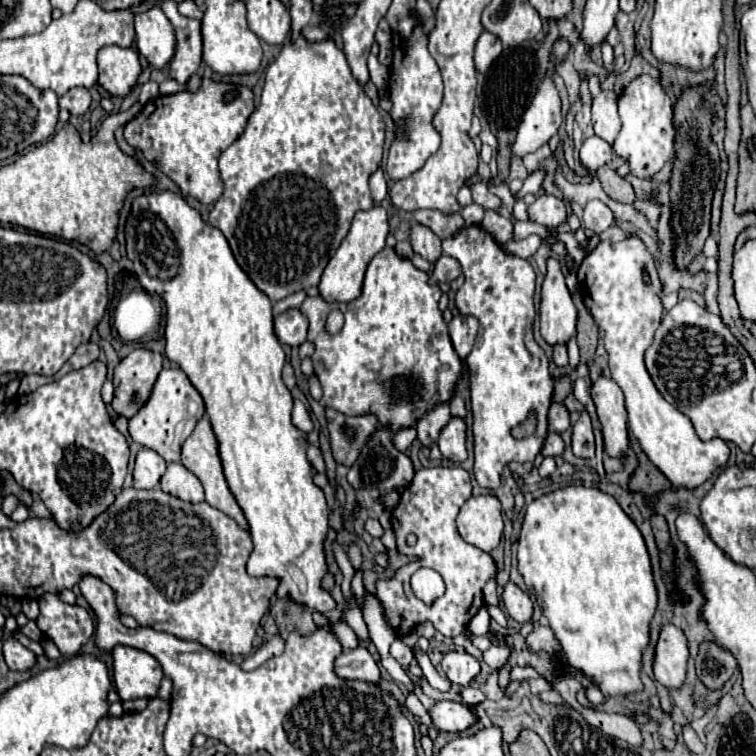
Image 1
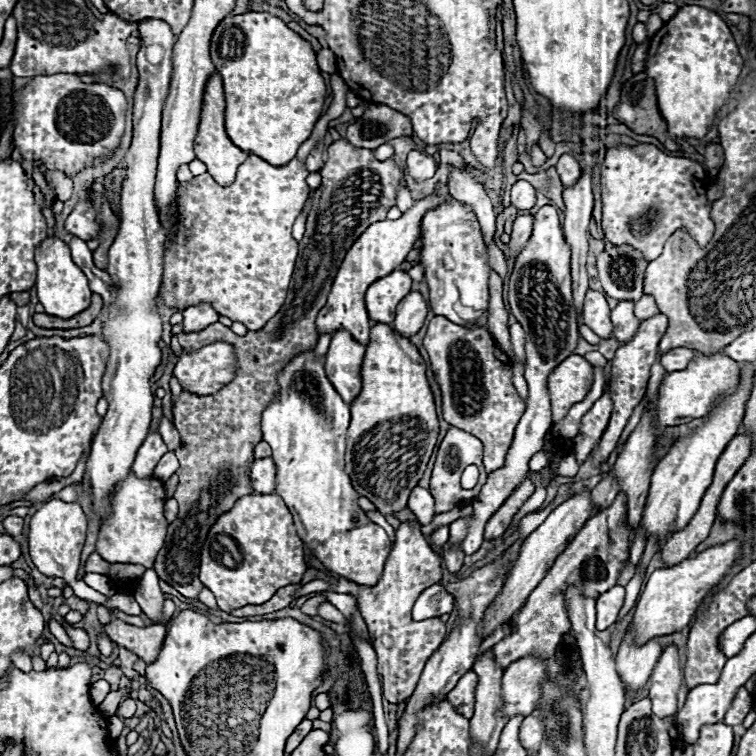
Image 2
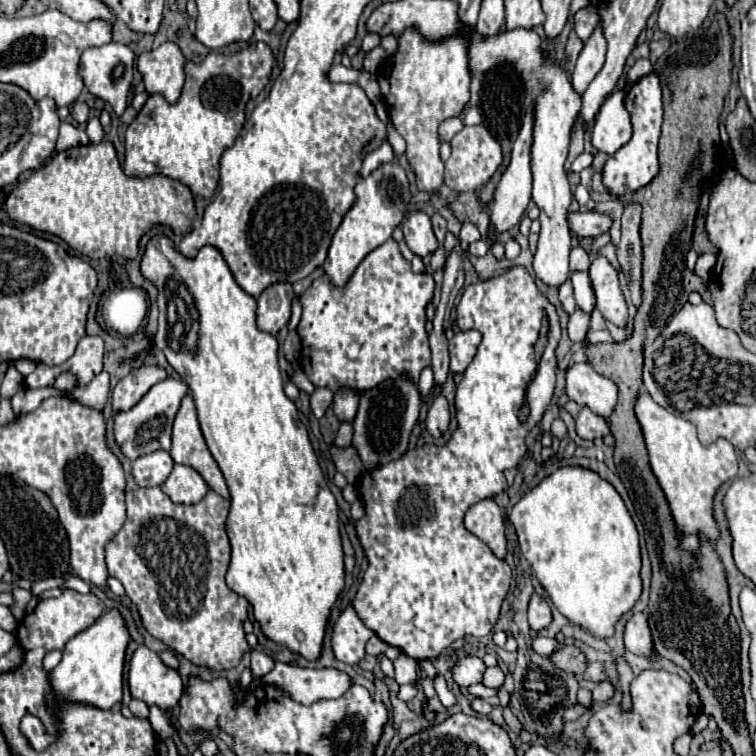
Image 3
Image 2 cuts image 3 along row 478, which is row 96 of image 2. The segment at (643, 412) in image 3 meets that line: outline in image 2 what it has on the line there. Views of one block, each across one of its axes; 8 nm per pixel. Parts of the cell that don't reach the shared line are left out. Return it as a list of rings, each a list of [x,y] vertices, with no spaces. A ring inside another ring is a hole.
[[[682,6],[678,12],[652,36],[650,50],[644,66],[646,74],[656,84],[658,94],[658,108],[662,116],[668,122],[668,134],[672,138],[702,138],[708,128],[714,122],[714,114],[726,104],[726,100],[732,94],[732,88],[740,76],[742,70],[742,58],[738,52],[738,46],[734,42],[734,36],[728,28],[728,24],[714,12],[702,8],[702,6]]]

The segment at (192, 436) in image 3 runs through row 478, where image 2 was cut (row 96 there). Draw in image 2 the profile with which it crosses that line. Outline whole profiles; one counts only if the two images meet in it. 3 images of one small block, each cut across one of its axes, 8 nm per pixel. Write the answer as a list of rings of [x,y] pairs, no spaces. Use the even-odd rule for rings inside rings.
[[[218,72],[210,76],[204,92],[204,104],[202,104],[202,116],[200,116],[200,126],[198,126],[198,136],[194,142],[194,152],[196,158],[202,160],[208,166],[208,174],[220,184],[220,186],[230,186],[236,178],[236,170],[240,164],[248,160],[248,154],[242,152],[238,146],[232,144],[232,140],[226,136],[224,130],[224,110],[226,110],[226,100],[224,100],[224,90],[222,90],[222,78]]]

